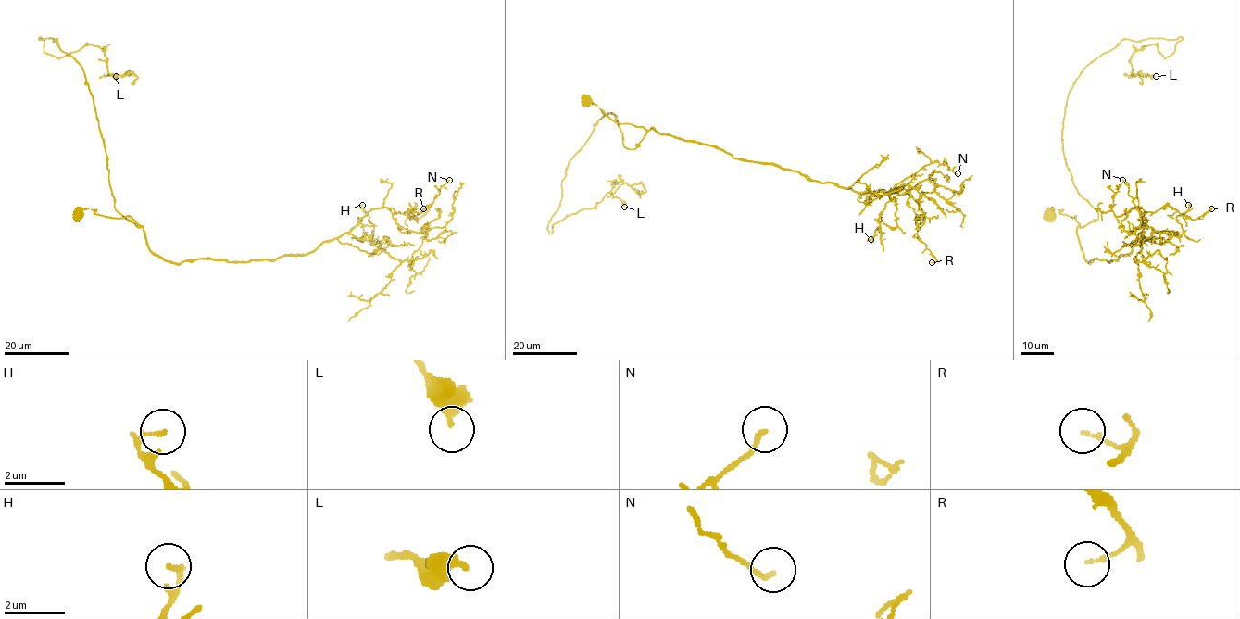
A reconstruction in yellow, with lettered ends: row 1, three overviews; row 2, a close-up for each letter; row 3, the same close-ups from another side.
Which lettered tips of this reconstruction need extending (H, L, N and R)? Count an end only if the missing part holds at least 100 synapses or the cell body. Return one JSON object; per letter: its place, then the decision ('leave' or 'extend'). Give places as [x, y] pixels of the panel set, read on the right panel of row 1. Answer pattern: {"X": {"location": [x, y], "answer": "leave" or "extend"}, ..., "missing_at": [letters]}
{"H": {"location": [1188, 205], "answer": "leave"}, "L": {"location": [1156, 76], "answer": "leave"}, "N": {"location": [1122, 180], "answer": "leave"}, "R": {"location": [1211, 208], "answer": "leave"}, "missing_at": []}

